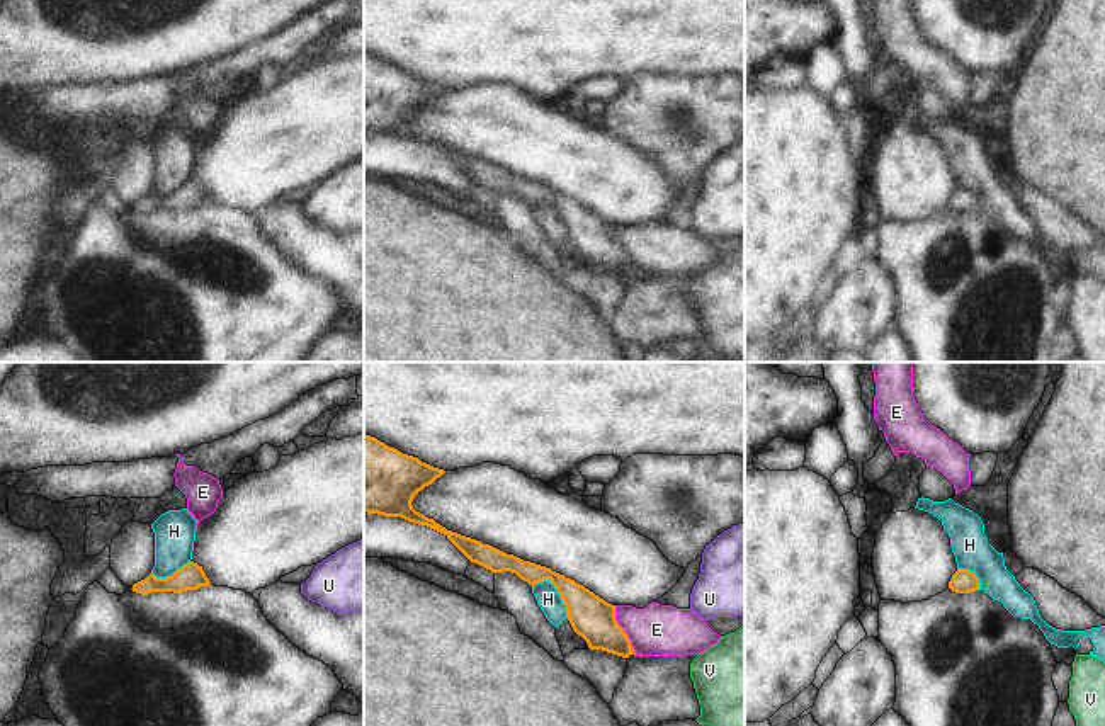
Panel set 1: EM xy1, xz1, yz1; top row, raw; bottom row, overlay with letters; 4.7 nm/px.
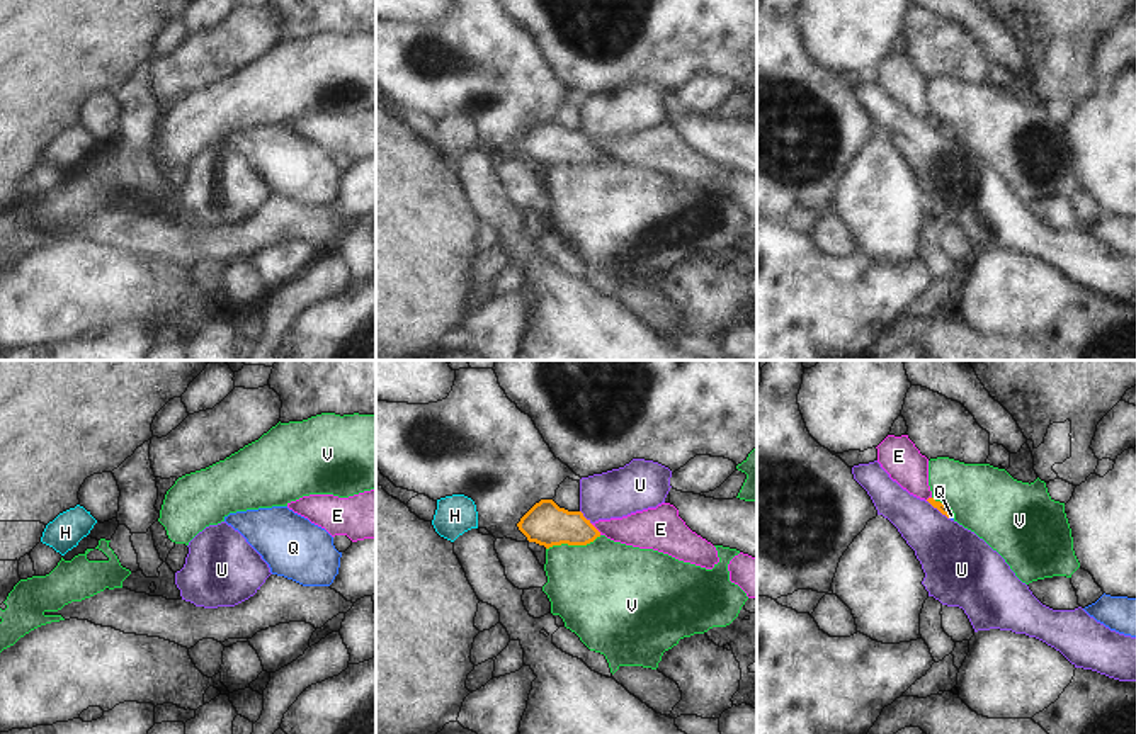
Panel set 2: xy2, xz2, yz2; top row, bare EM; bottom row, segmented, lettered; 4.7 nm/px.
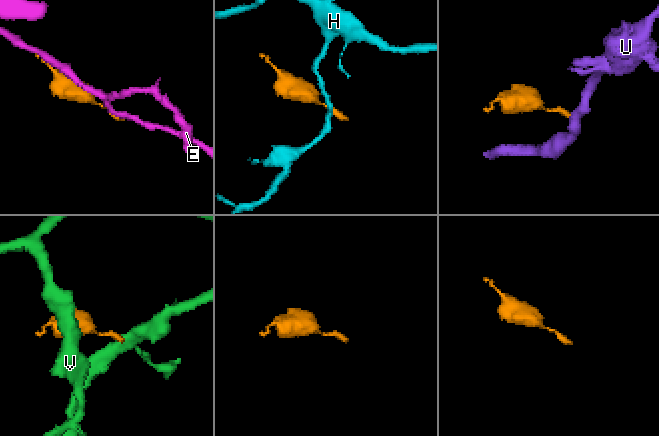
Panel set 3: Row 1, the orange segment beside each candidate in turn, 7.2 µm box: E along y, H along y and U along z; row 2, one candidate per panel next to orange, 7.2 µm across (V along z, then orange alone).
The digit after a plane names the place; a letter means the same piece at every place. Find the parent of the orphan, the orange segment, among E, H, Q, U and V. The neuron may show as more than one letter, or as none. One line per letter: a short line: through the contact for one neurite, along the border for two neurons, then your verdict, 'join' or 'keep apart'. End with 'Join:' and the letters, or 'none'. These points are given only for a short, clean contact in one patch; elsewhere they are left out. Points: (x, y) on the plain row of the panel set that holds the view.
E: keep apart
H: line xz1 (536, 201), (548, 199), (555, 206), (568, 237); keep apart
Q: line yz2 (941, 126), (949, 133), (951, 135); join
U: line yz2 (927, 119), (948, 138); keep apart
V: line xz2 (601, 155), (585, 163), (553, 163), (546, 169); keep apart
Join: Q

